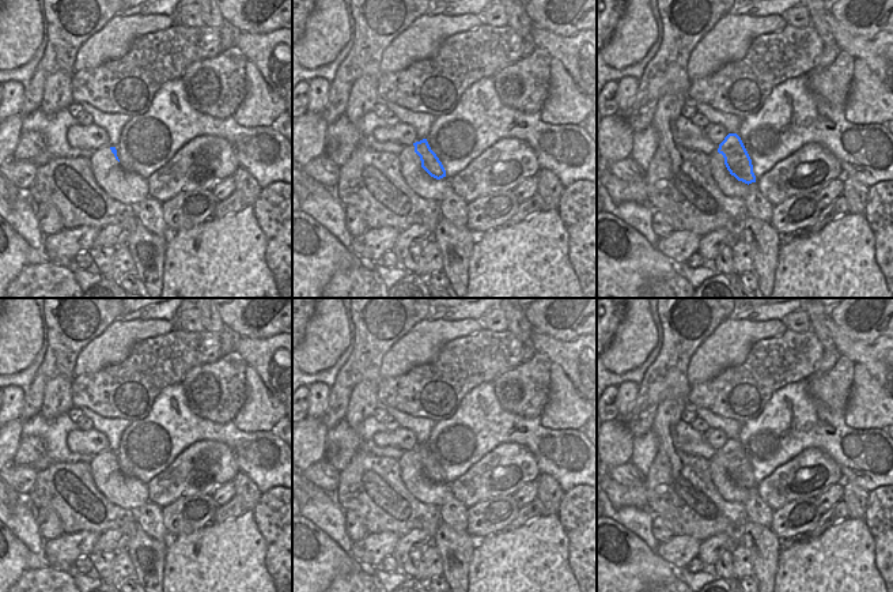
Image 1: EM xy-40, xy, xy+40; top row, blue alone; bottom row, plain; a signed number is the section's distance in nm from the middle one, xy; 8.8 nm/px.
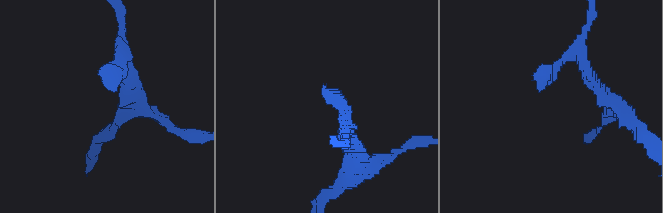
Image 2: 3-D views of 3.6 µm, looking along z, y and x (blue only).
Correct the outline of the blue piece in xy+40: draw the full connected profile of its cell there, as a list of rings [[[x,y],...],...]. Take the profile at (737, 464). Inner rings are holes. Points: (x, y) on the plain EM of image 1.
[[[729,438],[719,449],[718,457],[723,460],[727,475],[738,486],[748,490],[756,487],[752,464],[737,438]]]

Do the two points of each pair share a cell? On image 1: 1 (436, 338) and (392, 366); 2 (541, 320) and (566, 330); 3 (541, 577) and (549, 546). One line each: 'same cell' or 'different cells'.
1: same cell
2: same cell
3: same cell

